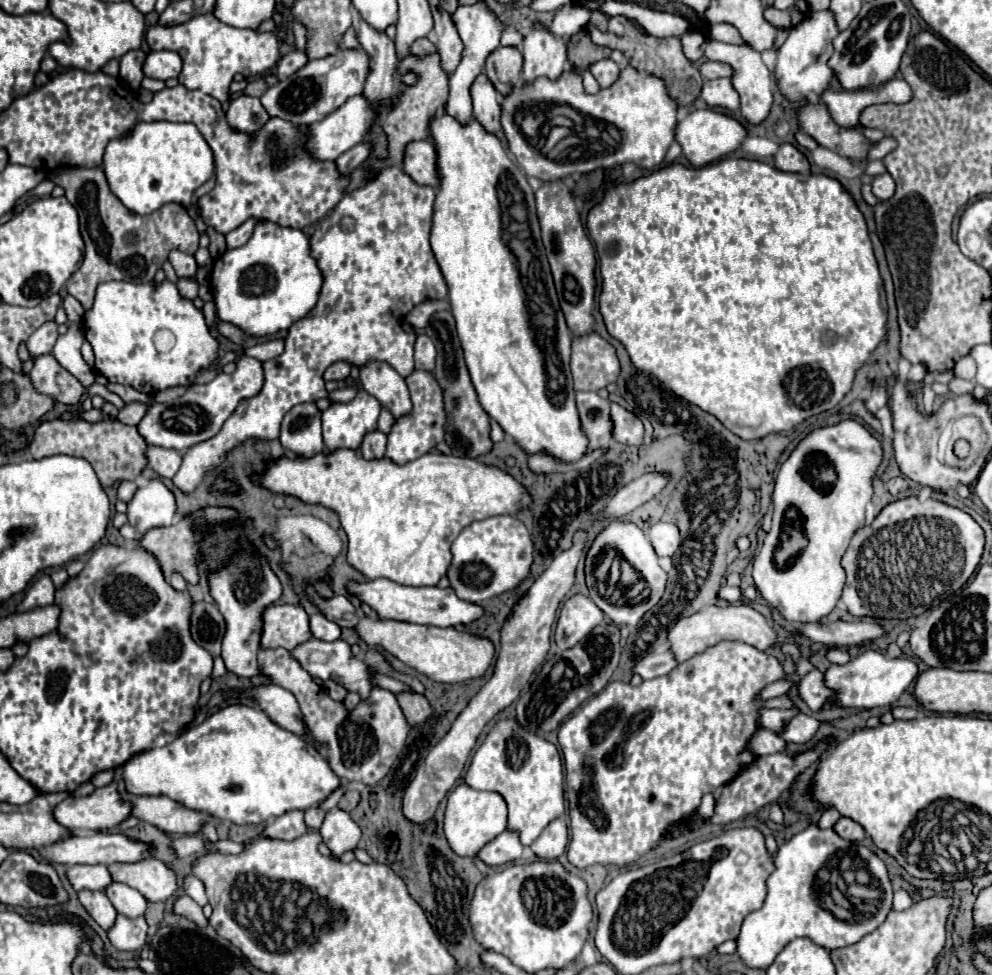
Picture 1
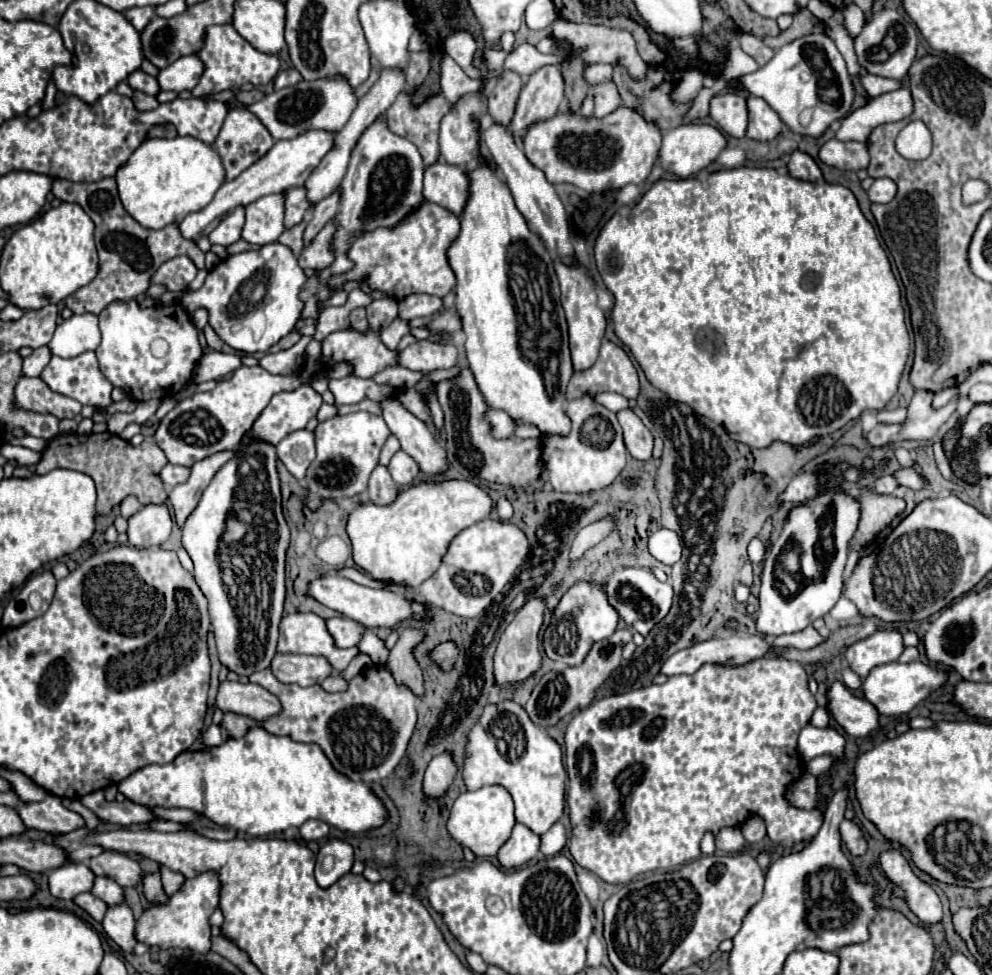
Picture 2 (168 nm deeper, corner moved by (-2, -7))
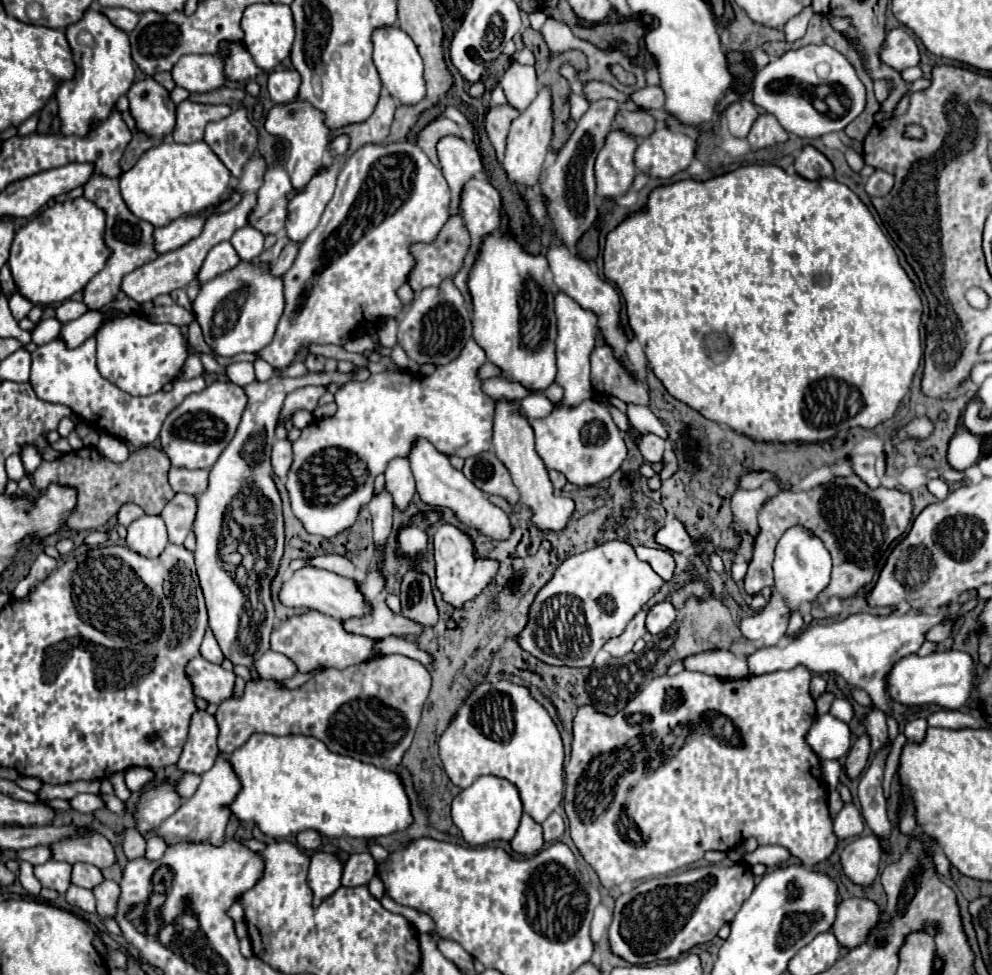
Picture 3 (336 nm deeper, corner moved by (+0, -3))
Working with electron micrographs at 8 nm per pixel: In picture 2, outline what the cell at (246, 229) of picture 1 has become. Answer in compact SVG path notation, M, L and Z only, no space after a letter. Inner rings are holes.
M274 193L250 203L250 207L246 207L246 225L242 239L258 245L274 243L286 231L284 201L286 193Z

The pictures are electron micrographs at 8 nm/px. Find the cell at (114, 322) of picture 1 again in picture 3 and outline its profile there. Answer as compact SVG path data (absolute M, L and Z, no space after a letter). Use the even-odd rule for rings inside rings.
M136 313L124 315L124 317L112 317L112 319L104 321L96 333L96 343L98 343L98 371L100 371L100 375L130 395L152 395L152 393L158 393L166 383L176 381L182 371L182 365L190 353L188 339L178 325L152 323L148 317L136 315Z

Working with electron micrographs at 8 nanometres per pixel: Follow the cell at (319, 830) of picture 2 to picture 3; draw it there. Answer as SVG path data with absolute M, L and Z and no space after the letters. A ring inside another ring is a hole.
M308 829L308 831L300 831L298 835L296 835L296 839L298 839L298 845L300 847L304 847L304 849L318 849L320 847L320 843L322 843L322 835L318 833L318 831L312 831L312 829Z

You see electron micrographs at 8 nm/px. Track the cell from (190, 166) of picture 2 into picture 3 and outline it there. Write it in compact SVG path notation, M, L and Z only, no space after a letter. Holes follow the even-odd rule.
M162 141L150 147L132 169L120 175L124 203L138 219L152 223L154 227L164 227L182 215L212 207L228 191L228 187L230 171L204 141L188 145Z

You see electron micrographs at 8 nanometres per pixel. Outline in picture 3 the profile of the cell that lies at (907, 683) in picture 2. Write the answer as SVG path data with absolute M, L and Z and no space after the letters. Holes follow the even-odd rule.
M934 651L932 655L918 657L908 655L888 671L888 697L902 705L936 703L948 709L958 709L968 701L974 683L974 663L968 653L962 651Z

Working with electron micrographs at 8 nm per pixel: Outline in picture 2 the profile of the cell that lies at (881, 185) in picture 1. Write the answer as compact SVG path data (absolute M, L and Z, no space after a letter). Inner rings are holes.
M888 177L876 179L868 191L868 197L872 203L890 203L896 195L896 183Z

